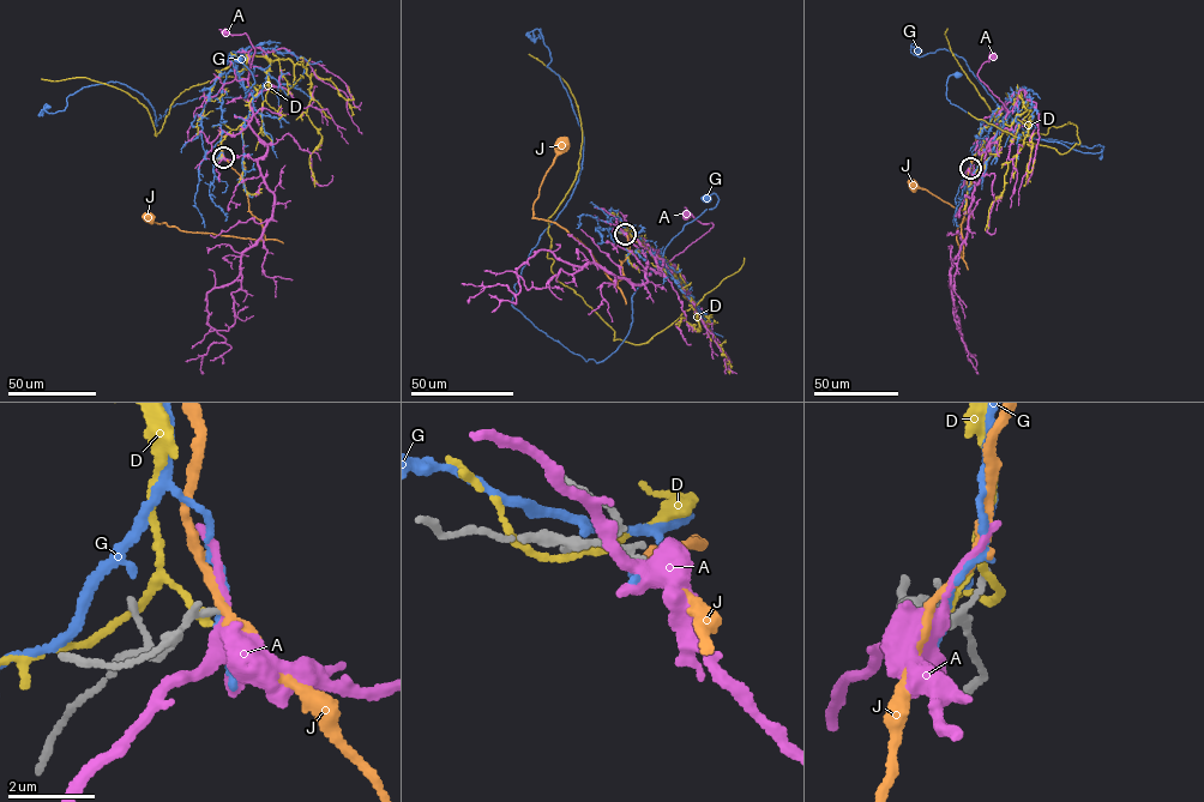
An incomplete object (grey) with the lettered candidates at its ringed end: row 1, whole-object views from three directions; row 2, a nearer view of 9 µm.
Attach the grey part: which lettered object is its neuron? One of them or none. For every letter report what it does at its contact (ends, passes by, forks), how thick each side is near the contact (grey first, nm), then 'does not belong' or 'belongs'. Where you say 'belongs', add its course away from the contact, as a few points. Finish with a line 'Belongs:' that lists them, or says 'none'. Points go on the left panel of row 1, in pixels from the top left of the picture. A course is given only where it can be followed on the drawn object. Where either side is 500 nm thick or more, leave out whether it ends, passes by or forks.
A: it passes by | 170/360 nm | does not belong
D: it ends | 140/150 nm | does not belong
G: it passes by | 170/110 nm | does not belong
J: it passes by | 170/190 nm | does not belong
Belongs: none

